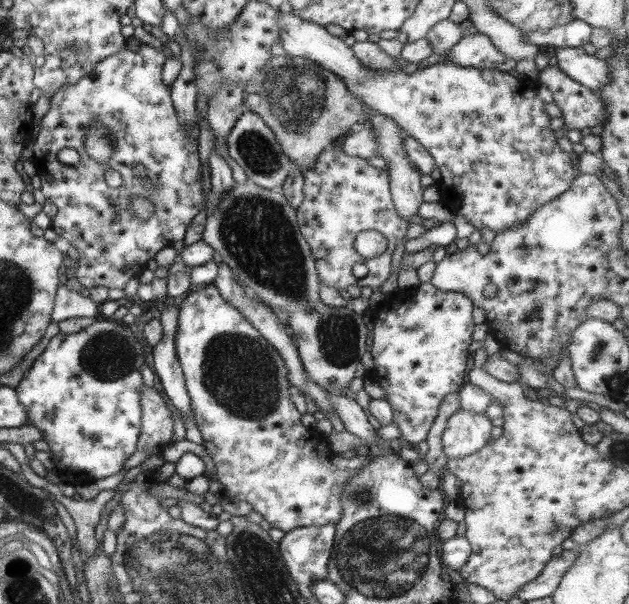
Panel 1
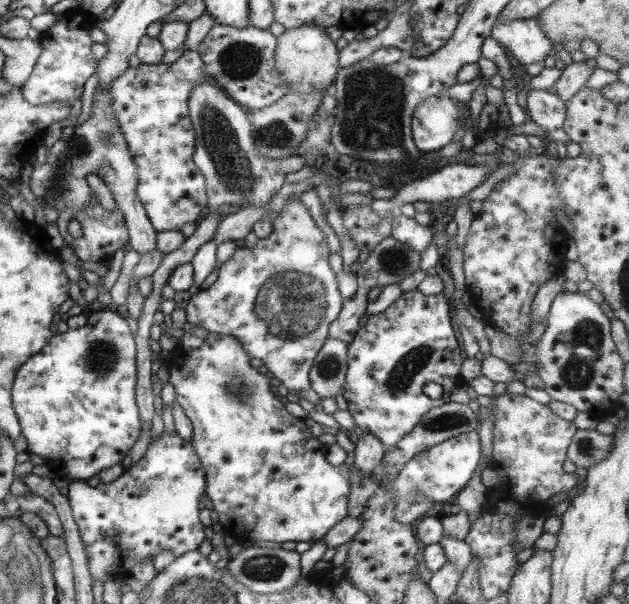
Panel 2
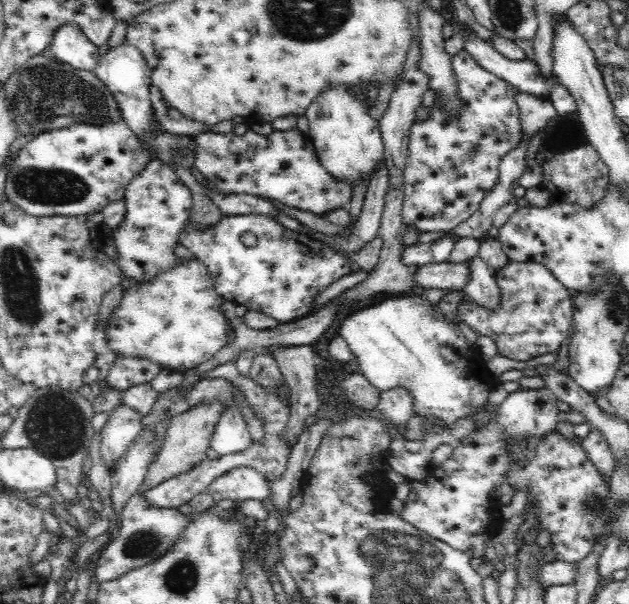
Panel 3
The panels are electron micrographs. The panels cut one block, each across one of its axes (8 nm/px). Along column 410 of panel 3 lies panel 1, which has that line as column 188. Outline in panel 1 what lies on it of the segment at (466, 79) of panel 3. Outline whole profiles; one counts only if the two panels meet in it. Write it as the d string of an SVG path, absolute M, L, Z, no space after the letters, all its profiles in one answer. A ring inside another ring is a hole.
M140 42L139 47L135 51L129 50L126 46L121 50L110 54L103 58L103 60L97 61L97 64L93 67L91 72L88 72L83 78L80 78L75 84L70 86L62 86L59 90L55 91L55 94L49 99L49 110L42 116L39 124L41 125L38 135L33 139L33 155L32 164L36 170L36 174L40 175L40 190L44 198L49 201L55 208L56 213L52 219L50 219L50 228L57 234L58 238L65 238L69 241L71 246L71 254L79 254L79 260L74 260L77 263L77 270L75 270L74 277L81 283L83 288L91 288L94 286L104 286L105 288L120 288L122 289L129 279L137 278L139 274L146 268L147 260L151 260L154 254L157 254L159 250L167 246L172 246L173 242L179 242L183 240L183 234L185 234L185 228L187 224L191 222L191 219L195 214L199 214L201 209L204 208L203 199L203 184L201 183L201 162L199 162L199 156L197 155L197 136L199 136L199 125L193 125L190 129L184 127L180 120L177 118L177 112L175 112L172 101L169 94L169 89L163 84L161 80L162 64L166 58L161 51L157 51L155 48ZM91 126L101 127L113 140L114 140L114 153L108 162L94 162L85 154L84 146L84 134L86 130ZM61 148L73 148L77 154L79 154L79 161L75 166L64 165L57 161L57 152ZM141 163L146 169L146 178L152 182L154 189L149 190L141 178L137 178L130 169L132 164ZM105 170L117 170L119 172L122 183L119 188L110 188L103 180L103 174ZM133 195L142 196L146 198L153 205L153 214L147 220L138 220L134 214L129 210L129 203Z

